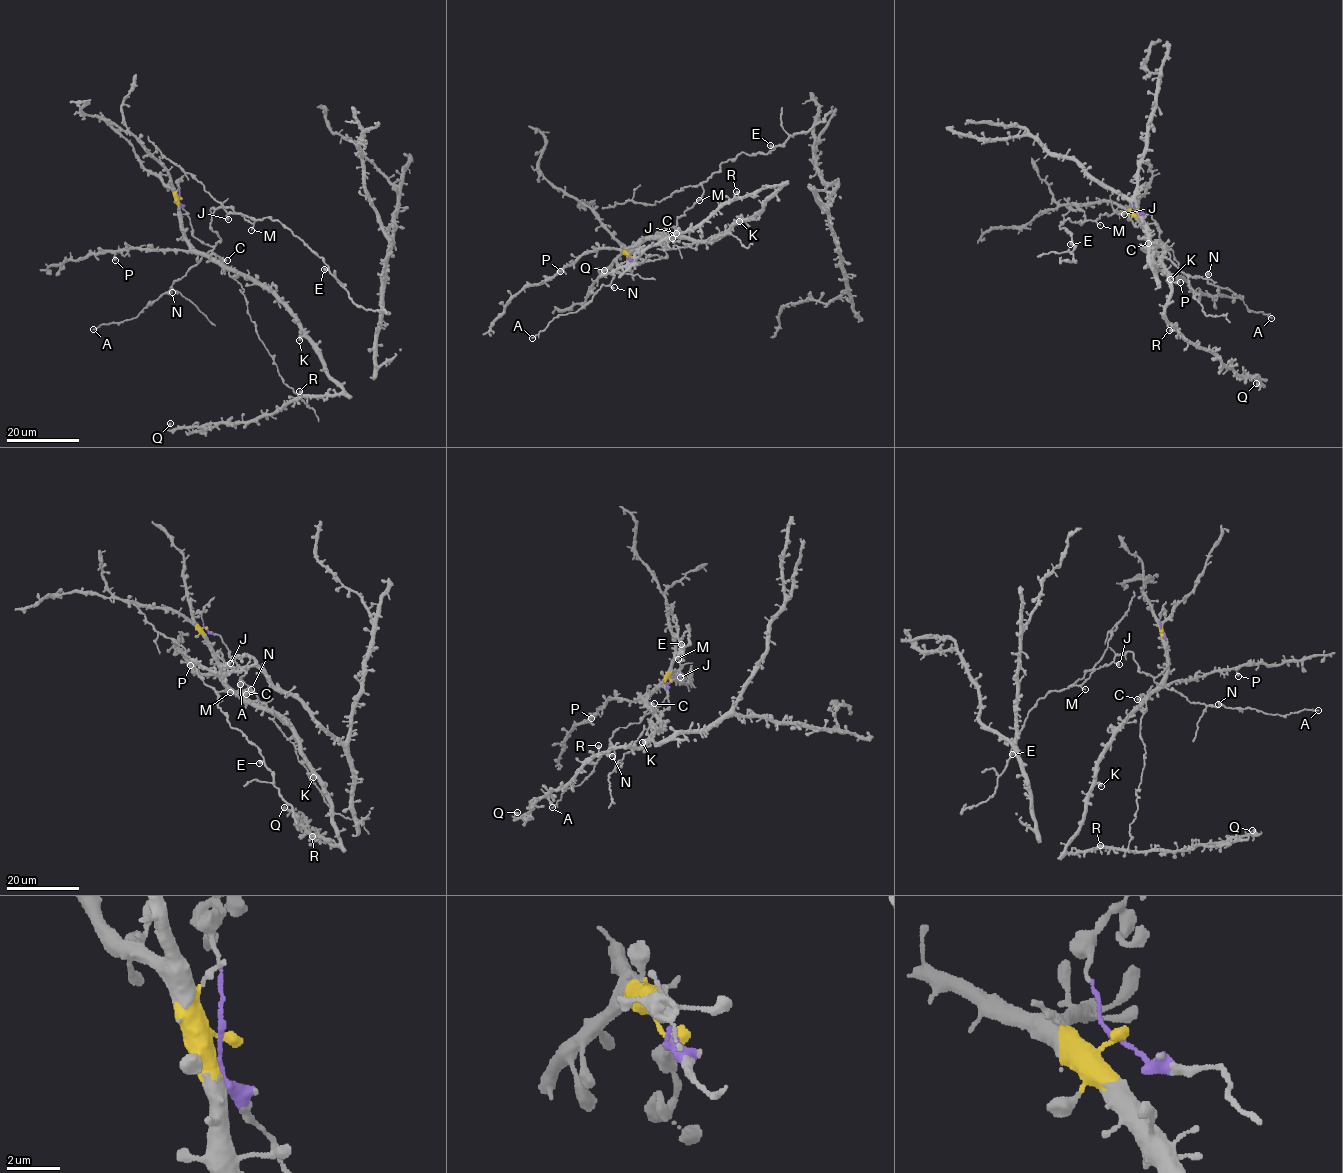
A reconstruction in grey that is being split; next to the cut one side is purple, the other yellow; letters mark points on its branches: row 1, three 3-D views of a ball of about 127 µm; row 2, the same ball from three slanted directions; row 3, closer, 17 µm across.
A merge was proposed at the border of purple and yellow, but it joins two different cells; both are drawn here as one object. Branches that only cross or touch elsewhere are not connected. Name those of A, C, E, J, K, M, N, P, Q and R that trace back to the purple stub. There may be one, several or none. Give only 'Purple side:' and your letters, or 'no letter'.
Purple side: A, E, J, M, N

